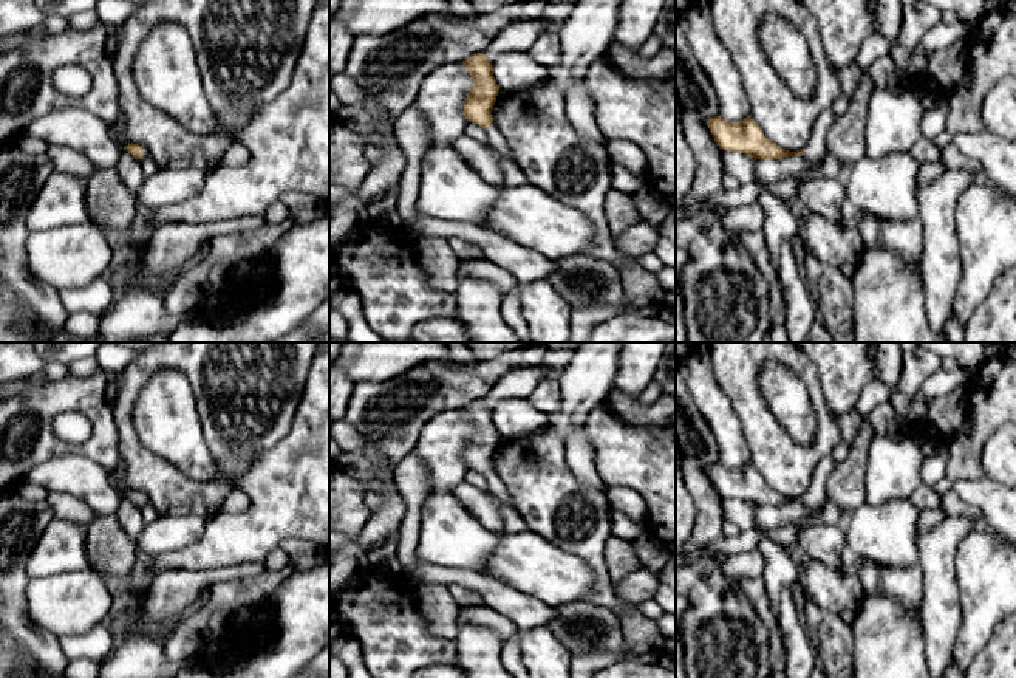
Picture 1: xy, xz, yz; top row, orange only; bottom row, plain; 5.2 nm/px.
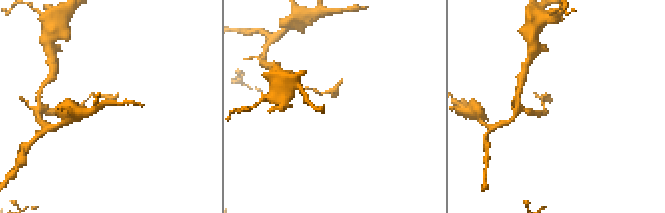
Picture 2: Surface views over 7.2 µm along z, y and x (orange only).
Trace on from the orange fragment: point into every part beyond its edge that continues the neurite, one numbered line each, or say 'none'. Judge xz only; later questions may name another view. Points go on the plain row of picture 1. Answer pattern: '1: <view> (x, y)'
1: xz (495, 486)

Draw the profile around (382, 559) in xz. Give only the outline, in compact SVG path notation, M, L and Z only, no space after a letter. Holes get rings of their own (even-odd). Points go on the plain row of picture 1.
M391 534L382 545L371 548L368 553L370 570L387 576L404 574L397 559L399 534Z

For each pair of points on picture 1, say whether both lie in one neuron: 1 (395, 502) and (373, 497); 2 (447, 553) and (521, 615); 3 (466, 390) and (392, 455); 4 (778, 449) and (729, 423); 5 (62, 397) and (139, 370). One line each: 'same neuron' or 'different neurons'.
1: different neurons
2: different neurons
3: same neuron
4: different neurons
5: different neurons

